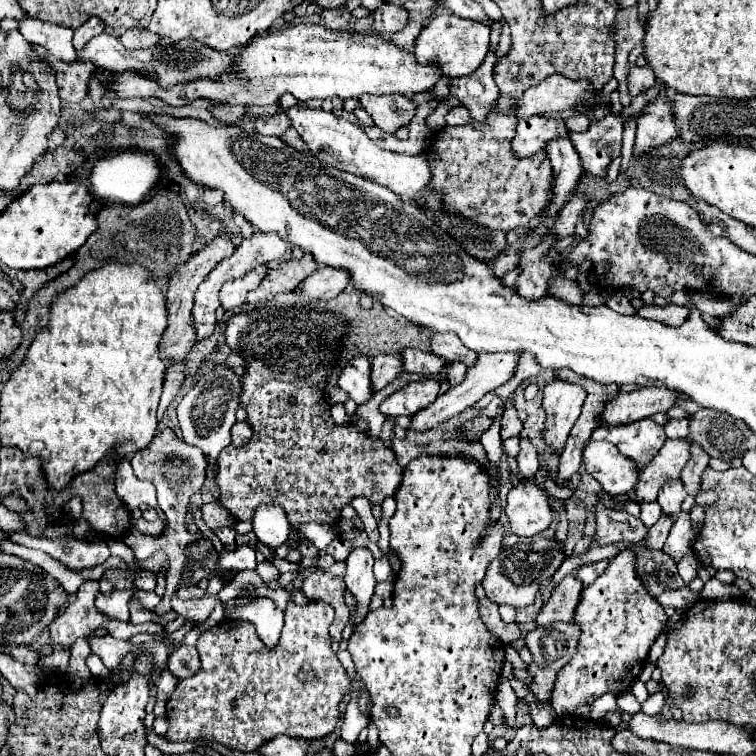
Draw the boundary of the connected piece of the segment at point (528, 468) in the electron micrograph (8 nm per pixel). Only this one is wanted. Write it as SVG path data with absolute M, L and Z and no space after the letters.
M521 439L519 443L521 451L519 451L519 457L517 457L517 465L519 465L519 473L529 479L537 473L539 469L539 461L537 461L537 451L535 447L529 443L529 439Z

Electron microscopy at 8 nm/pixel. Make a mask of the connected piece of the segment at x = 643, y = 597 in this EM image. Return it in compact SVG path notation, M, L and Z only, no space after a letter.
M633 549L621 551L615 559L609 561L609 567L601 577L597 577L591 585L583 587L581 599L577 603L573 621L581 627L581 637L577 645L577 653L573 659L557 673L557 683L553 691L551 705L559 717L571 715L577 707L581 705L591 705L595 699L599 699L605 693L621 695L629 691L631 683L639 677L653 641L659 637L663 631L663 625L667 621L665 609L659 605L659 601L647 591L645 583L641 581L641 575L637 573L637 553Z

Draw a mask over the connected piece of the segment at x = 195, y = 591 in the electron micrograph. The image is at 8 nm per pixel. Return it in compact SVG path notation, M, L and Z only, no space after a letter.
M185 584L177 590L178 598L181 600L199 599L205 595L206 591L194 584Z

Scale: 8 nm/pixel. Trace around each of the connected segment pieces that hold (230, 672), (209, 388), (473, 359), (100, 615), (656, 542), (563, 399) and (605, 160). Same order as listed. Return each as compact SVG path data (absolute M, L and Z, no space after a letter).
M289 601L285 607L285 627L281 631L281 639L273 649L261 641L249 621L225 619L213 629L201 633L197 641L201 669L191 679L179 681L175 693L167 701L167 739L191 741L197 737L209 737L229 749L255 751L261 743L281 733L309 741L329 735L339 719L339 703L351 685L345 667L331 649L329 625L333 623L333 615L335 609L323 601L311 601L303 607Z
M213 365L211 373L205 373L197 379L193 389L181 399L177 407L177 419L181 427L183 441L199 447L209 459L217 459L223 447L231 443L231 427L235 425L235 411L241 405L239 395L243 387L235 373L229 373L227 365Z
M435 335L431 337L431 351L439 357L443 357L447 363L459 361L465 363L467 367L477 363L477 353L469 351L459 339L457 335Z
M89 581L89 583L83 583L77 591L77 599L61 613L57 615L57 619L53 619L53 623L49 625L49 639L51 639L51 645L53 649L69 649L77 639L81 637L91 637L95 635L95 631L99 629L105 629L109 635L113 635L115 639L129 639L137 633L151 633L151 635L159 635L163 631L163 623L143 623L143 625L135 625L131 621L115 621L113 617L105 615L103 611L99 611L95 607L95 597L99 595L99 583L97 581Z
M661 515L661 519L659 519L653 527L649 527L649 533L647 533L645 541L643 541L641 545L633 545L633 549L637 549L637 547L653 549L653 551L655 551L655 549L663 549L671 525L673 525L673 519L669 519L667 515Z
M551 379L543 389L543 407L547 413L545 441L563 451L571 427L581 415L585 401L585 389L561 379Z
M609 111L603 119L591 121L587 131L569 133L573 147L581 157L581 165L595 177L605 177L607 167L621 153L623 117Z

